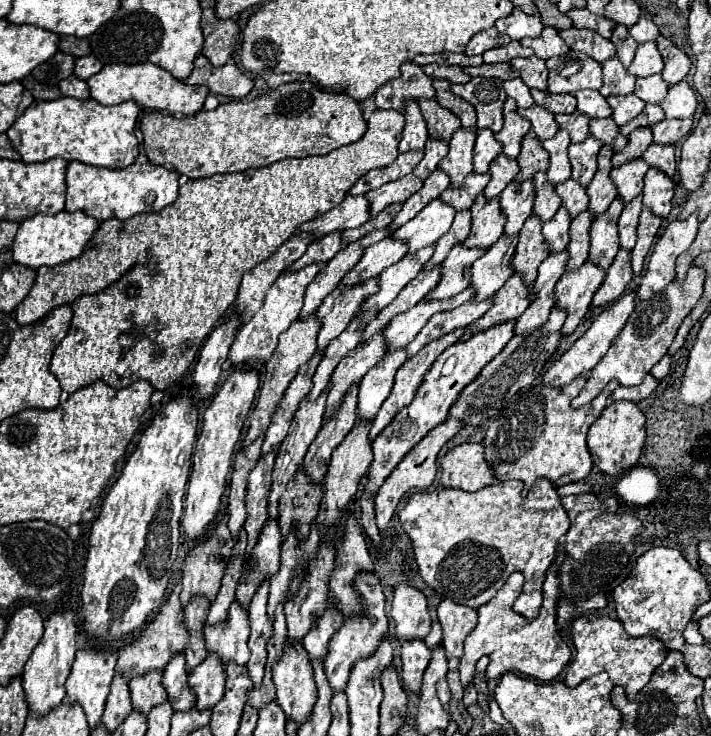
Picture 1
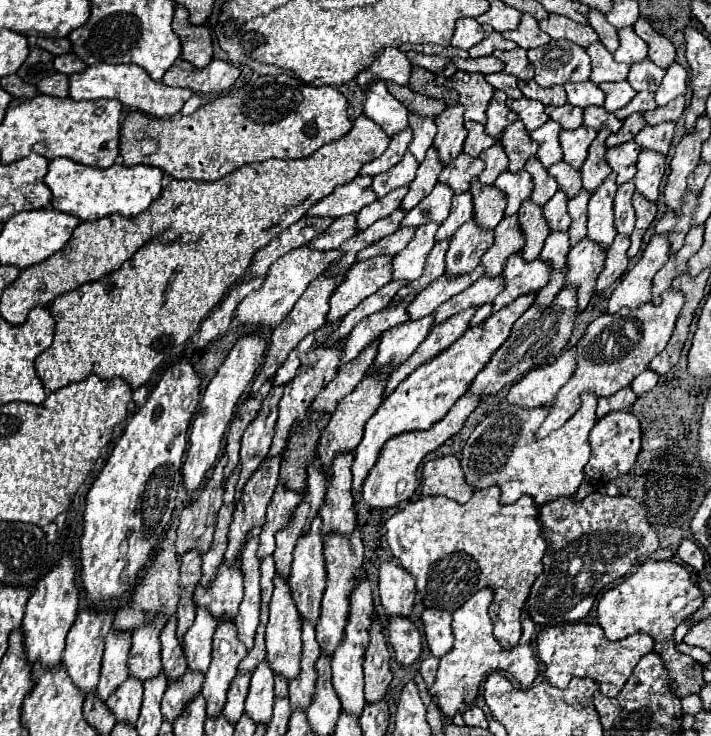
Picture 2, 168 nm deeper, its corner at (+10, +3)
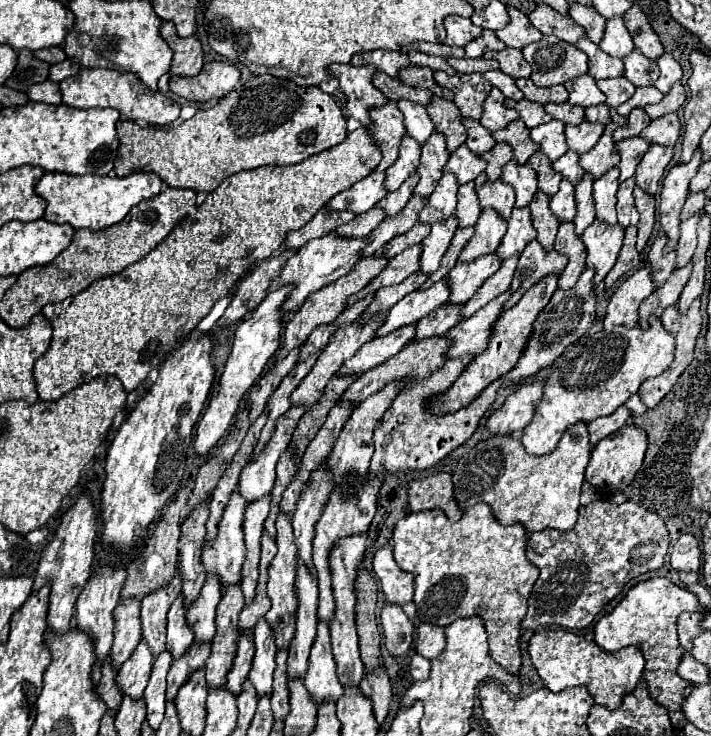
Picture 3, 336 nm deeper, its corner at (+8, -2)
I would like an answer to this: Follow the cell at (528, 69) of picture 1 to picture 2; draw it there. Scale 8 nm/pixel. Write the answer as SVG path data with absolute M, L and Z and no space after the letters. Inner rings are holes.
M515 48L511 52L495 50L493 56L505 64L505 72L509 72L521 80L533 80L533 66L527 60L527 52L523 48Z

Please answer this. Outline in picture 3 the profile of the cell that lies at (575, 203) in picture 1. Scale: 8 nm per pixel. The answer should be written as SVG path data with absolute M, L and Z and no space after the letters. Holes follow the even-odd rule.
M567 151L563 157L559 157L553 163L553 169L561 173L563 179L567 179L571 185L579 183L579 179L583 179L585 175L585 171L579 167L579 155L575 155L575 151Z

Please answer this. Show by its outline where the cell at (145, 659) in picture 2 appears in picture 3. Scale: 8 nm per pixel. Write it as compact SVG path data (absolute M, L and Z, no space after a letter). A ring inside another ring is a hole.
M175 573L173 581L167 587L147 595L141 601L141 631L147 647L151 647L153 657L165 651L165 633L167 633L167 611L171 603L181 593L181 577Z

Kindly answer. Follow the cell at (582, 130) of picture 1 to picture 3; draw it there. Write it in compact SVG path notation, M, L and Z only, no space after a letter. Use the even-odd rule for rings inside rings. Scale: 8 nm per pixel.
M549 103L545 105L545 111L553 117L553 119L559 119L567 125L579 125L585 121L585 109L583 107L575 107L575 105L569 105L569 103Z

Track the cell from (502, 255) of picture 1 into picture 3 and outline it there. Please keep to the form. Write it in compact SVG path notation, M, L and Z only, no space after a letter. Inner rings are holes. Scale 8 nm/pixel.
M529 207L513 209L511 219L509 219L509 227L507 227L507 233L501 239L501 245L499 245L499 249L495 253L499 255L501 261L509 259L511 255L521 255L523 247L527 243L531 243L535 237L537 237L537 231L531 225Z

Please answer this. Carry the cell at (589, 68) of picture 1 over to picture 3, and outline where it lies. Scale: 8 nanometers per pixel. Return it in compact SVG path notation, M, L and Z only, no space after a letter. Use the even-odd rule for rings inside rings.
M553 35L523 47L523 57L533 69L531 81L539 87L563 85L587 73L587 55Z

